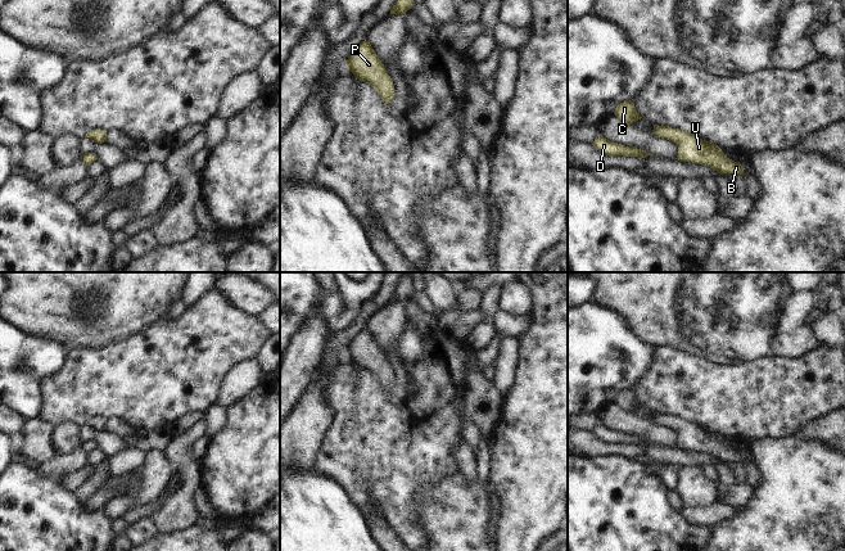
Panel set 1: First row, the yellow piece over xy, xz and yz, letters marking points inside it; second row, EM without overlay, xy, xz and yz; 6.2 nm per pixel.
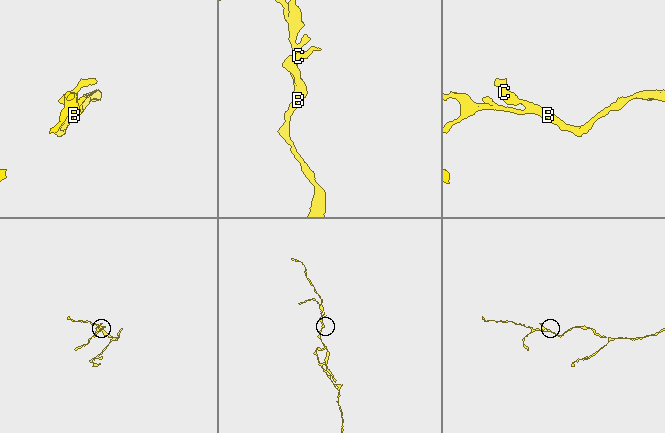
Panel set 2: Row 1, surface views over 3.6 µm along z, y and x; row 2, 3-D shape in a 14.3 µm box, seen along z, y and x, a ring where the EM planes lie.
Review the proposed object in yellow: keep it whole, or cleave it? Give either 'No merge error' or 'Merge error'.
No merge error.

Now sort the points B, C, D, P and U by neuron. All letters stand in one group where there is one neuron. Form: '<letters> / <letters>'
B C D P U

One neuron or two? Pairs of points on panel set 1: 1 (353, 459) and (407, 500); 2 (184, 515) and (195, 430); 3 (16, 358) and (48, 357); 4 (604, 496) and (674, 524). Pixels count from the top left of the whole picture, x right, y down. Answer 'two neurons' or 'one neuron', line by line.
1: one neuron
2: one neuron
3: one neuron
4: one neuron

